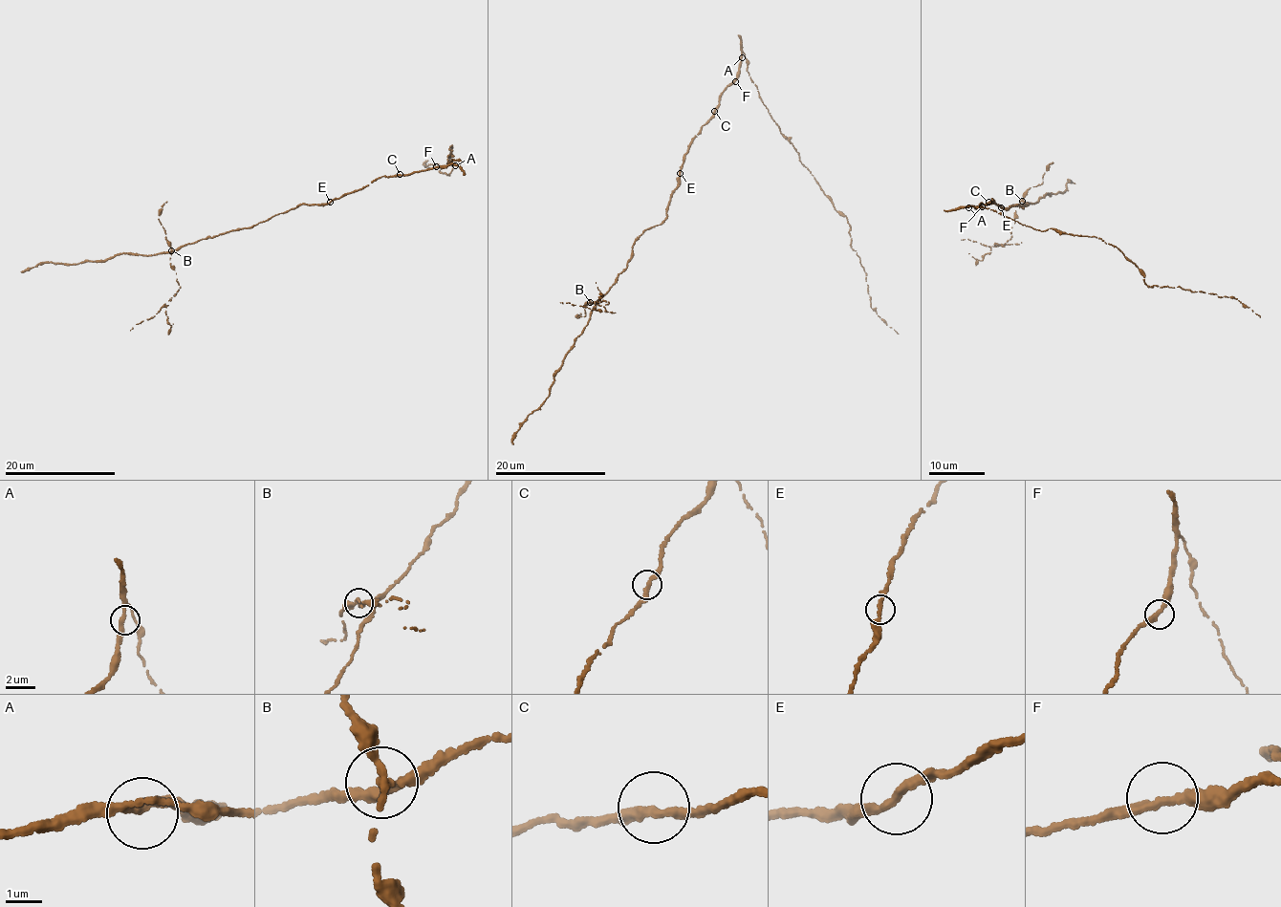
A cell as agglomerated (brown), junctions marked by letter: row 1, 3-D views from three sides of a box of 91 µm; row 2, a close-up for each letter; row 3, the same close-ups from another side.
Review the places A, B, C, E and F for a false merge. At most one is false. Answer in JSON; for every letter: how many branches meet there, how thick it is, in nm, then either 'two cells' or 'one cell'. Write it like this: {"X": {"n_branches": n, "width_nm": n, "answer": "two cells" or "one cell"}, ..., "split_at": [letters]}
{"A": {"n_branches": 3, "width_nm": 240, "answer": "one cell"}, "B": {"n_branches": 3, "width_nm": 200, "answer": "two cells"}, "C": {"n_branches": 2, "width_nm": 320, "answer": "one cell"}, "E": {"n_branches": 2, "width_nm": 280, "answer": "one cell"}, "F": {"n_branches": 2, "width_nm": 320, "answer": "one cell"}, "split_at": ["B"]}

